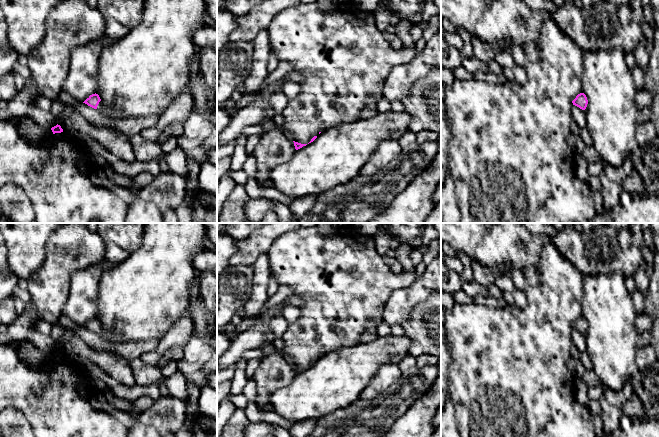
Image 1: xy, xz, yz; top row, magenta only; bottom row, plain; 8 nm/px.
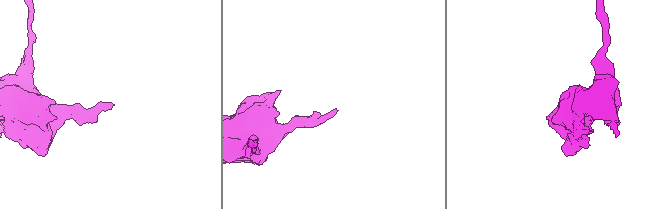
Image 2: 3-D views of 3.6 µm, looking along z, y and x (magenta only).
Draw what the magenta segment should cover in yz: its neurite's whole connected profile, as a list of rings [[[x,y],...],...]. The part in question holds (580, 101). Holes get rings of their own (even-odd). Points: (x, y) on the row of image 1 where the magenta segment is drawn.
[[[580,93],[576,96],[572,103],[580,109],[585,110],[588,104],[588,100],[584,93]]]

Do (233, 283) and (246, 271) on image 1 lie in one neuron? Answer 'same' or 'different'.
same

